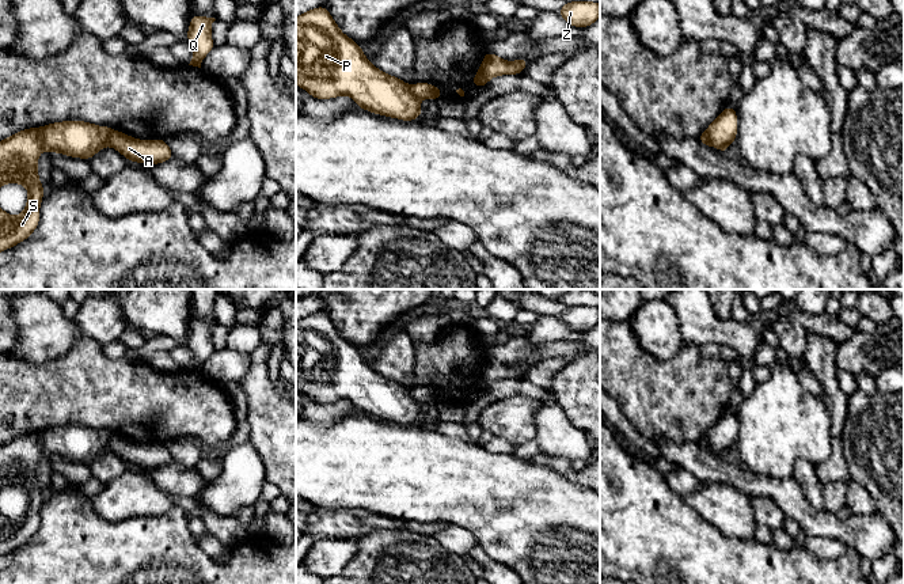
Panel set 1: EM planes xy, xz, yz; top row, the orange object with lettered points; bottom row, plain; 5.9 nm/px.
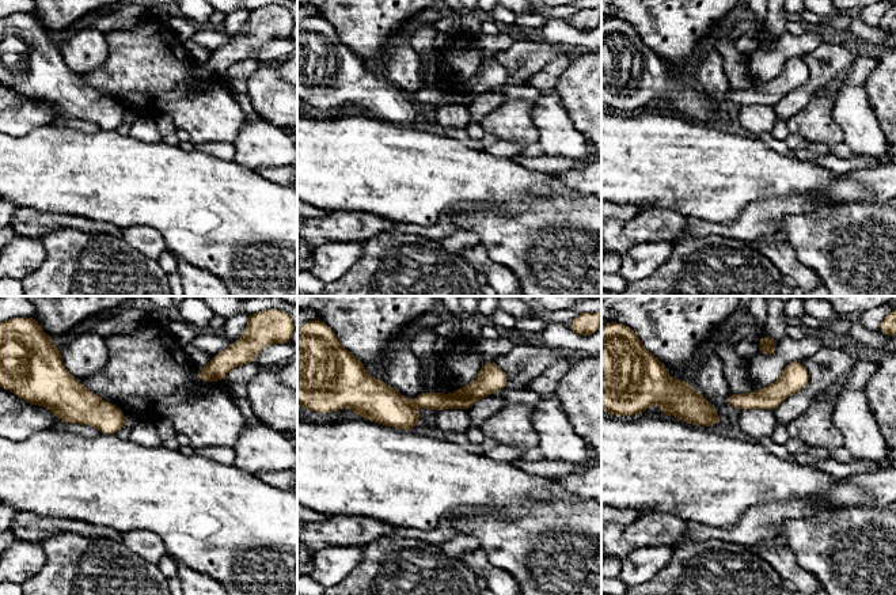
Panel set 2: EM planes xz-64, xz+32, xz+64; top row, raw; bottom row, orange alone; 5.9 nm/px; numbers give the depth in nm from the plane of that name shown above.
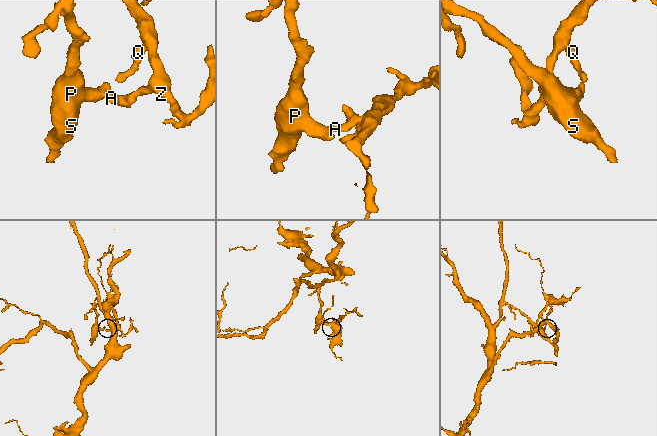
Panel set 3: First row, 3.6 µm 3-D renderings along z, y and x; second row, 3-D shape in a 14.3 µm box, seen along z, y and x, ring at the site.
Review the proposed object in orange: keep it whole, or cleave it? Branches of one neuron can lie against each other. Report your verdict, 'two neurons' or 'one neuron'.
two neurons

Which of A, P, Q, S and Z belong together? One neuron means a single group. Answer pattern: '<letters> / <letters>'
A Q Z / P S

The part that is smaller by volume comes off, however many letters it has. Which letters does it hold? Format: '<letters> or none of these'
A, Q, Z

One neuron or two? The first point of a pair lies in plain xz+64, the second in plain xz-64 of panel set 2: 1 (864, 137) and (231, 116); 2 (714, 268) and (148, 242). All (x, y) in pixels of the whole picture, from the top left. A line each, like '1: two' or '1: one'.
1: two
2: two

